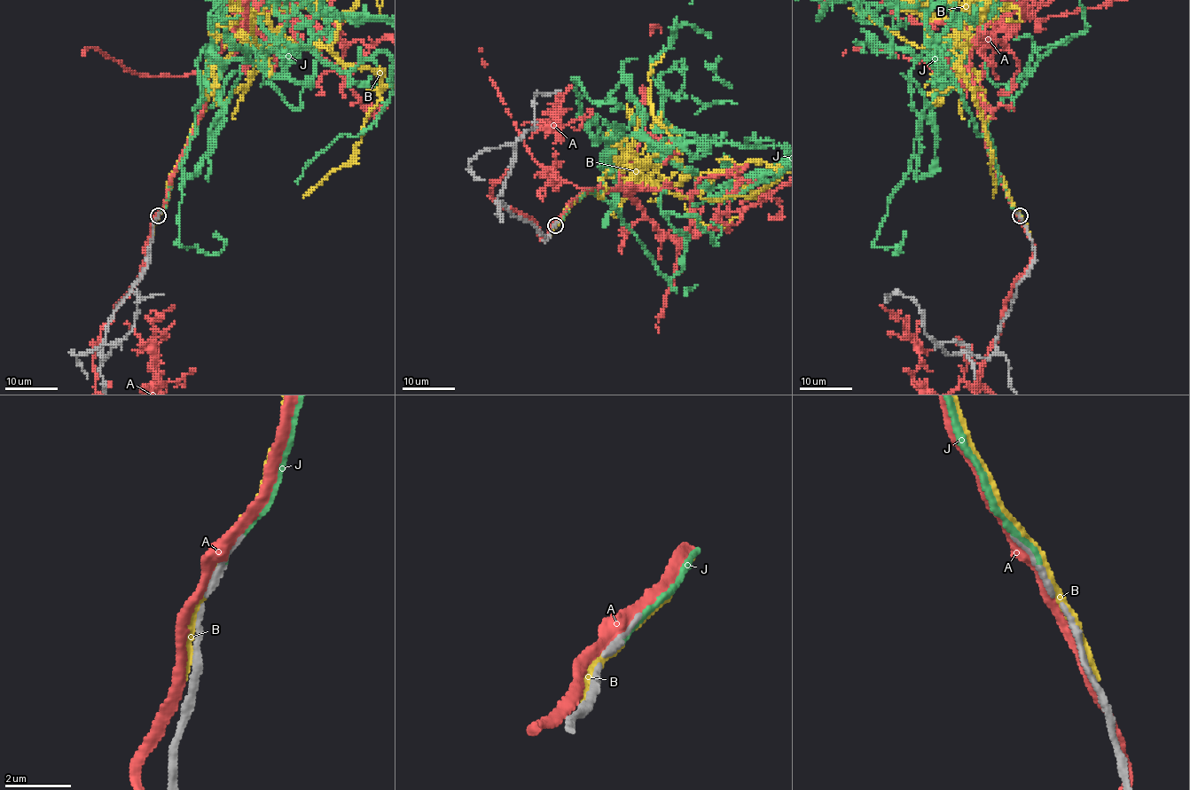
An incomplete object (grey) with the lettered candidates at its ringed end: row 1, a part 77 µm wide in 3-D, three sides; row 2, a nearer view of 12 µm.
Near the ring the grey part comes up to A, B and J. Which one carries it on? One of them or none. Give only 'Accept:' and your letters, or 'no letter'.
Accept: J

